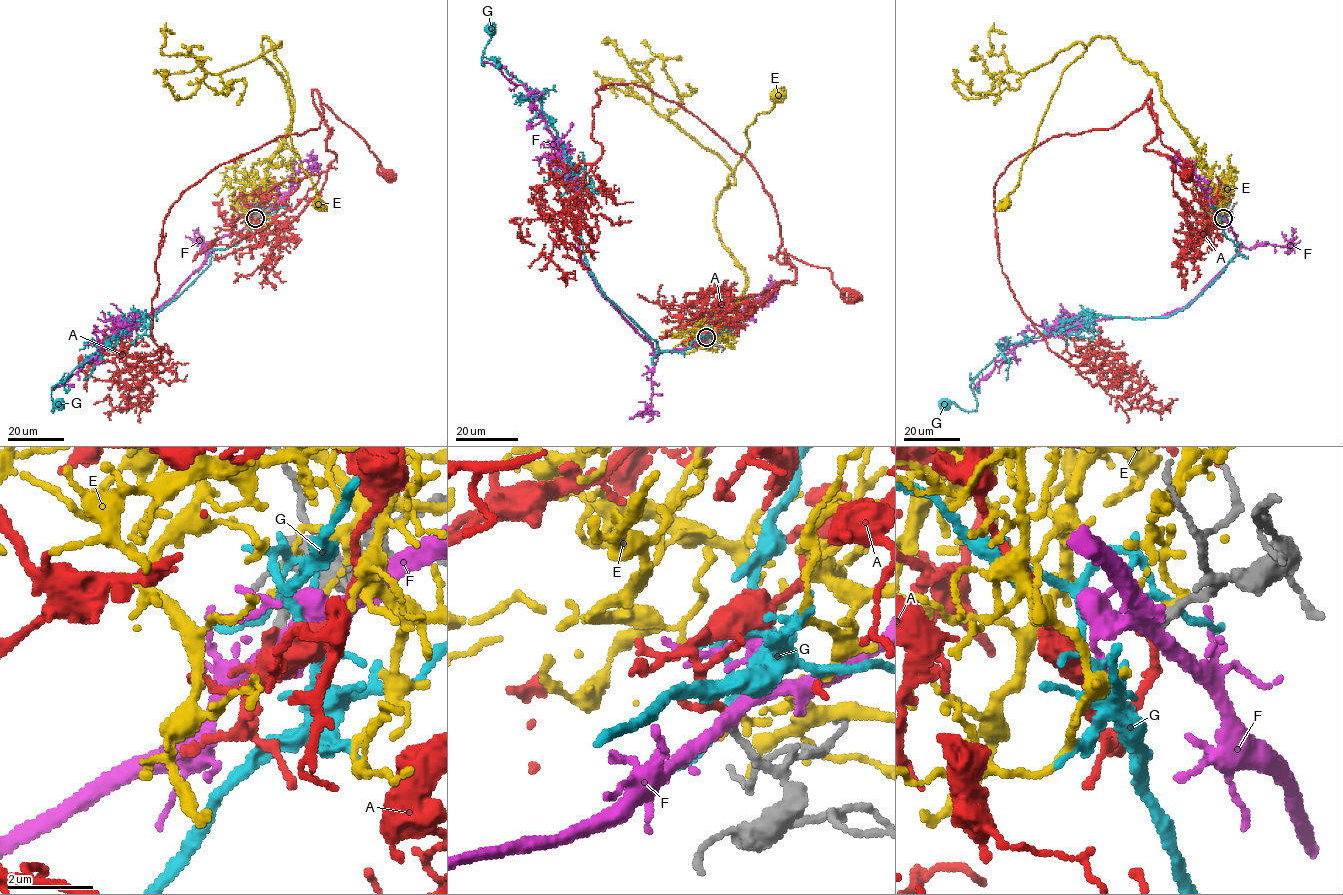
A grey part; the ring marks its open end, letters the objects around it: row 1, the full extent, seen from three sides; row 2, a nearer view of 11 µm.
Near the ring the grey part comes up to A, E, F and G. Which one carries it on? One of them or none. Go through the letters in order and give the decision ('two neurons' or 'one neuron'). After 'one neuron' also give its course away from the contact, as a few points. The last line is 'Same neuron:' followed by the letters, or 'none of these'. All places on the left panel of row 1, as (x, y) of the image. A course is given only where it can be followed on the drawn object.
A: one neuron; course (254, 218), (275, 185), (326, 171), (336, 157), (326, 148), (328, 126), (314, 90), (389, 177)
E: two neurons
F: two neurons
G: two neurons
Same neuron: A

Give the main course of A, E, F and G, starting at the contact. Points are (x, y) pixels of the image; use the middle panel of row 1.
A: (705, 337), (712, 319), (795, 279), (785, 251), (787, 264), (769, 256), (826, 267), (845, 301), (855, 298)
E: (706, 338), (746, 282), (715, 226), (716, 198), (748, 148), (744, 130), (774, 97)
F: (706, 337), (656, 354), (602, 295), (581, 259), (578, 201), (563, 152), (527, 89), (482, 63)
G: (706, 338), (656, 354), (604, 294), (551, 121), (520, 81), (481, 63), (492, 30)

